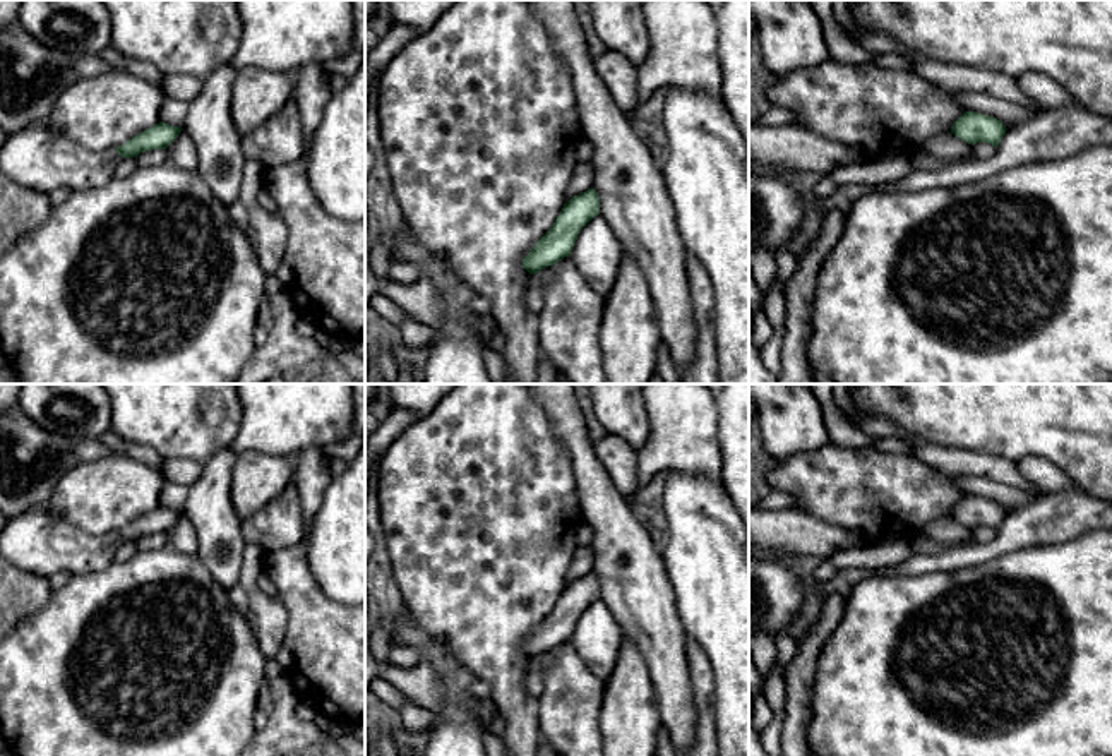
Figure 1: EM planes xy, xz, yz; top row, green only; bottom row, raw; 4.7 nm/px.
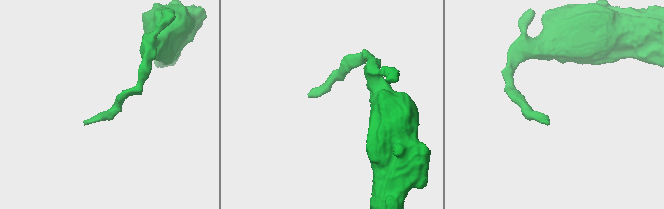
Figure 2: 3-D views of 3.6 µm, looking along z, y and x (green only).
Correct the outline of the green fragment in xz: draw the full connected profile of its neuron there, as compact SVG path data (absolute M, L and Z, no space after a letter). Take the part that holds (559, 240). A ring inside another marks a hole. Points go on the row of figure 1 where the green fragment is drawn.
M591 187L574 195L564 204L552 228L536 242L531 252L523 259L523 267L529 274L557 264L569 257L579 231L600 214L600 197Z

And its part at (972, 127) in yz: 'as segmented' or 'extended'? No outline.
as segmented

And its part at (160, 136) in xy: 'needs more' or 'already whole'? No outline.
needs more

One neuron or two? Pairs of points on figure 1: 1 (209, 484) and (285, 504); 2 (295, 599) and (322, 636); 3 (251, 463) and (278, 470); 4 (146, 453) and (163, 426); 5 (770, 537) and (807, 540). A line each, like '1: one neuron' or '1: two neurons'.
1: two neurons
2: one neuron
3: one neuron
4: two neurons
5: one neuron

